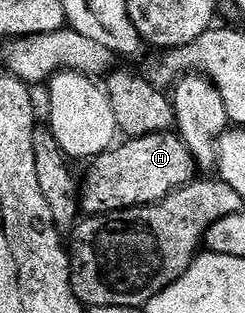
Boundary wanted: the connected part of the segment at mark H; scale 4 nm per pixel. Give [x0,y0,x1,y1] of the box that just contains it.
[79,132,195,216]

